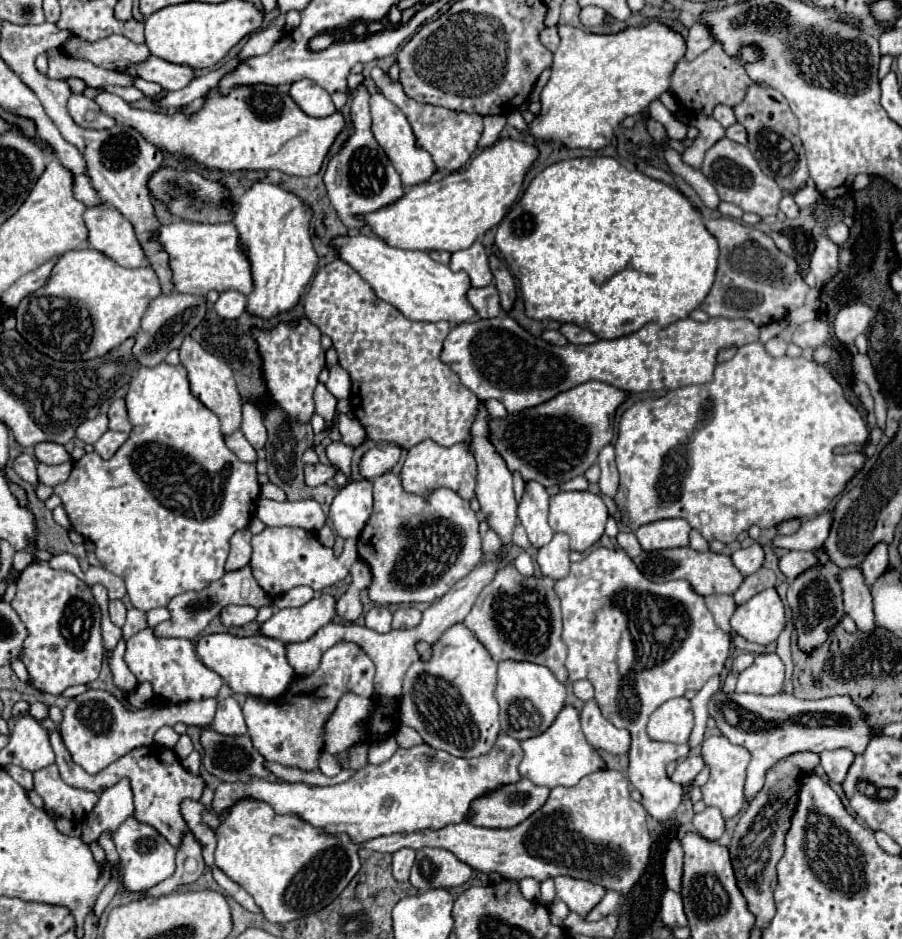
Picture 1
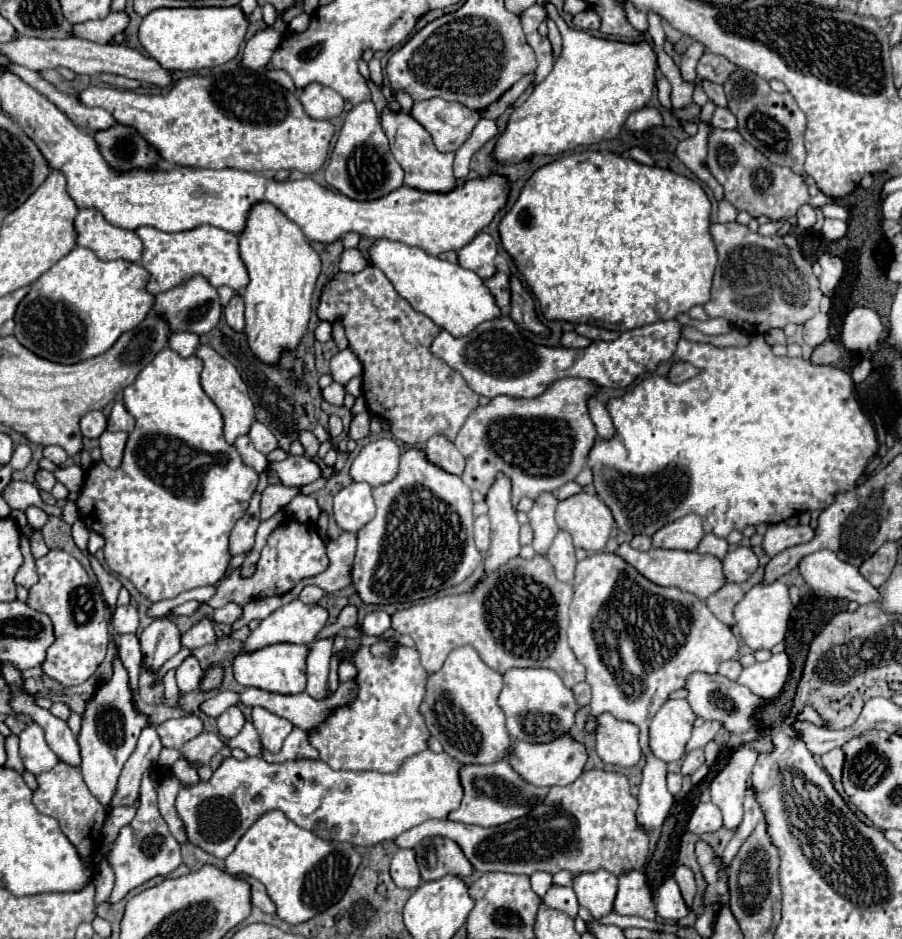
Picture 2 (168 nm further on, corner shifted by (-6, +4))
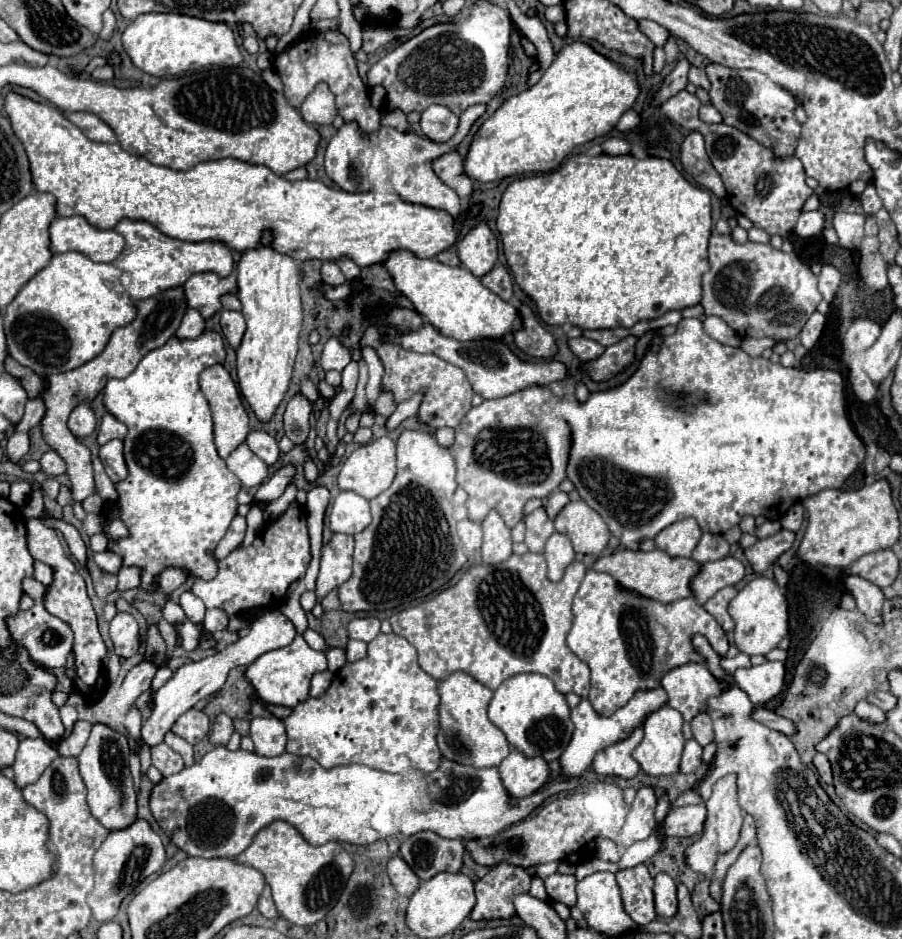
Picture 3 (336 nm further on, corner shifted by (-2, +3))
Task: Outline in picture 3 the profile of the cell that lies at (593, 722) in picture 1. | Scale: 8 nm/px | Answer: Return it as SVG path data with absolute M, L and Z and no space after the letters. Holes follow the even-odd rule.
M636 726L628 738L622 742L610 744L606 750L600 750L594 756L592 768L602 776L620 776L620 778L634 778L640 770L638 762L632 758L634 746L642 740L642 726Z

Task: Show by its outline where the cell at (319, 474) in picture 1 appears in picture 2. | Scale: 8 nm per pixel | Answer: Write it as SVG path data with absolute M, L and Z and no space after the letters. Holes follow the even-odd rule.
M290 455L286 461L276 463L274 469L276 469L282 485L288 485L288 487L308 485L322 475L320 467L312 459L308 459L306 455L302 455L302 457Z

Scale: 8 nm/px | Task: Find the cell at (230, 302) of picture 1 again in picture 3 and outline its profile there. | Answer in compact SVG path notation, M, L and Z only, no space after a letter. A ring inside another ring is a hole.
M222 310L220 326L222 326L222 332L224 332L224 336L228 338L230 346L232 346L232 348L238 348L242 336L244 336L244 330L246 330L246 322L244 322L242 312Z

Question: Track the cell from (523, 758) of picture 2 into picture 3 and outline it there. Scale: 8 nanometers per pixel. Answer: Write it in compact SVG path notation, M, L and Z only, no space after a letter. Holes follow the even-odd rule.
M512 750L498 766L500 778L512 796L528 796L540 790L550 778L550 766L544 758L526 758L520 750Z

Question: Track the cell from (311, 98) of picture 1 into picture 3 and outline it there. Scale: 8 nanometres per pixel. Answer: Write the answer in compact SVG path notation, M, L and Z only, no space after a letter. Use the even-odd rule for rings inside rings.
M318 84L314 92L300 106L300 114L308 124L332 124L336 112L334 94L326 84Z

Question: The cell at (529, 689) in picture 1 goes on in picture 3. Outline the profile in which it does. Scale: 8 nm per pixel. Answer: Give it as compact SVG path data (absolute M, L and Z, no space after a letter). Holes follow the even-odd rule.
M516 674L504 680L494 692L488 718L506 734L508 742L516 750L526 756L544 756L548 762L560 758L574 732L564 694L560 694L554 688L554 682L542 674Z

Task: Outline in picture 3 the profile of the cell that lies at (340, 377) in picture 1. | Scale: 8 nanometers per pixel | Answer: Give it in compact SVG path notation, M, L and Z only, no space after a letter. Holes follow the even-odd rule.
M332 338L332 340L326 342L324 352L322 352L322 360L320 360L324 370L338 370L338 372L342 372L350 362L352 362L350 350L344 348L338 338Z

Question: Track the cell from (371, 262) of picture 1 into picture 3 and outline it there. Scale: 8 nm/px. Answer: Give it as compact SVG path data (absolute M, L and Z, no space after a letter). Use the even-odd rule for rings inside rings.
M392 250L384 260L384 268L392 276L396 290L414 304L416 312L448 338L460 342L502 338L506 332L520 328L518 310L482 286L482 282L462 266L446 266L434 258L422 260L410 250Z

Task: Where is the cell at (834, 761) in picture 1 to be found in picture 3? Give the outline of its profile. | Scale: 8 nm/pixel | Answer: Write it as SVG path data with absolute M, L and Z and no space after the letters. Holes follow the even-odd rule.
M816 754L814 756L814 766L818 770L818 776L824 784L832 784L832 768L830 768L830 762L826 758L826 754Z

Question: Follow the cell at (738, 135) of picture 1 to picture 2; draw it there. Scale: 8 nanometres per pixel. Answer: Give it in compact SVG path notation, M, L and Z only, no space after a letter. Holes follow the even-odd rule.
M718 107L712 115L712 121L710 121L714 127L720 127L720 129L736 129L736 117L724 109L724 107Z

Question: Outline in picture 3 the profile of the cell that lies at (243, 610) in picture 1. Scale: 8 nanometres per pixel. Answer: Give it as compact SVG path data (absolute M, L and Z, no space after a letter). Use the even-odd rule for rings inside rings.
M208 610L206 612L206 618L204 618L204 628L214 634L214 632L220 632L228 626L228 614L224 610Z

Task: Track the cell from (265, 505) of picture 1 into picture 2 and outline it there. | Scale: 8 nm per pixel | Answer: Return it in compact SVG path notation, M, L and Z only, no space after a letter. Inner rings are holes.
M310 495L294 497L284 509L288 515L292 515L300 523L316 523L318 515L320 515L320 507L318 507L316 499Z

